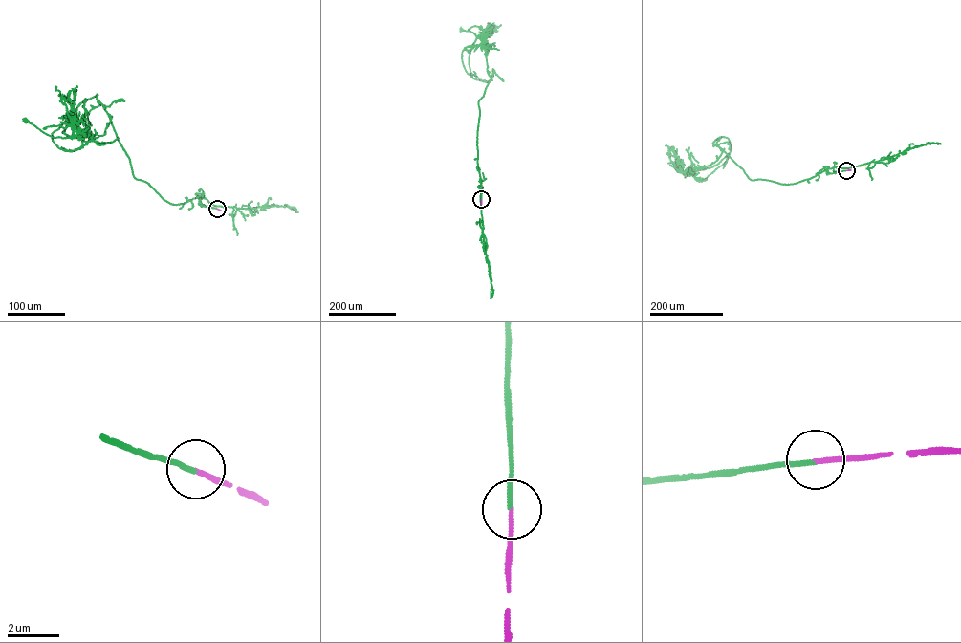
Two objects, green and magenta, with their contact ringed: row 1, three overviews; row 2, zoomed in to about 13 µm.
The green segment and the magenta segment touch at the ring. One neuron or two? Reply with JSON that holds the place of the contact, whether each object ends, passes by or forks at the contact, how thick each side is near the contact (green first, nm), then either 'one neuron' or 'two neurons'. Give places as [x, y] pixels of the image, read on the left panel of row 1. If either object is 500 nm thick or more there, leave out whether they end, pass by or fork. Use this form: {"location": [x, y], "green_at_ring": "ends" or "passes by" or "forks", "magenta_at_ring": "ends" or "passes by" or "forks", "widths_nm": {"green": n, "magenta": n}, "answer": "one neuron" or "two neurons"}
{"location": [217, 209], "green_at_ring": "ends", "magenta_at_ring": "ends", "widths_nm": {"green": 180, "magenta": 170}, "answer": "one neuron"}

